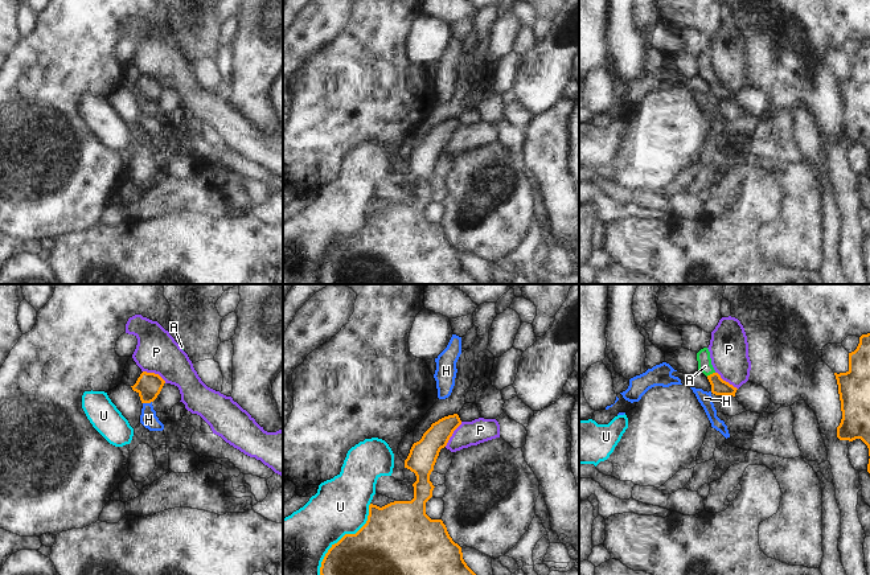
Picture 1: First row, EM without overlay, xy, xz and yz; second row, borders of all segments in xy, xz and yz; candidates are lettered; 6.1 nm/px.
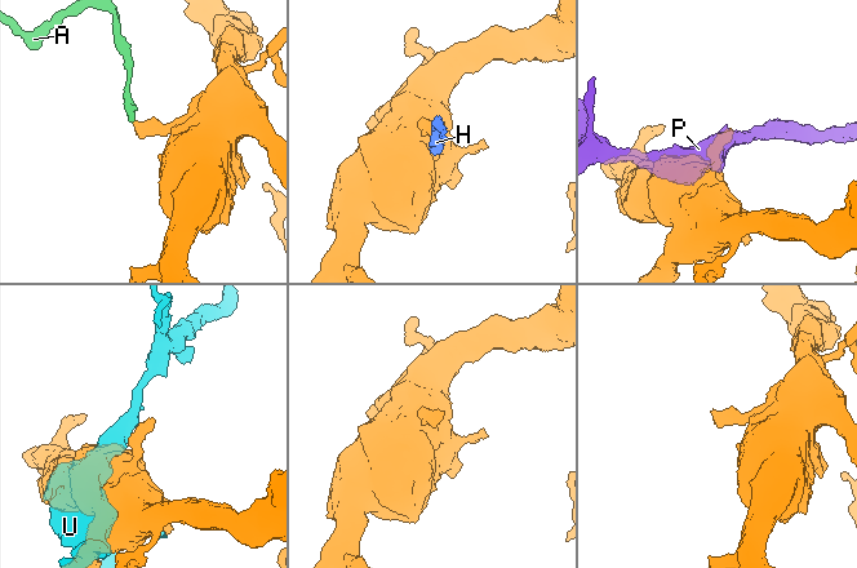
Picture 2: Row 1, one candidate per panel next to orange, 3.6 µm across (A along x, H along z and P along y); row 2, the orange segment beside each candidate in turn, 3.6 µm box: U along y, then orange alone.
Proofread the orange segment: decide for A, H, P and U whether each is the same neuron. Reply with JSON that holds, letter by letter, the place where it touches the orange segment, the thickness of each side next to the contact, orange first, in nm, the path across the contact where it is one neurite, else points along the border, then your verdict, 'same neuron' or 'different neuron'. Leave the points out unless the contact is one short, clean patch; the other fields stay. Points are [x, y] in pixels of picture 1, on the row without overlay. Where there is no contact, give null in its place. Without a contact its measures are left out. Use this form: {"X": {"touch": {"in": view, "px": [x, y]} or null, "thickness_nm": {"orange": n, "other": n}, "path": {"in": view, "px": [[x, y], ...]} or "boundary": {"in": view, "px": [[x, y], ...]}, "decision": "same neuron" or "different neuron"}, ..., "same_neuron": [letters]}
{"A": {"touch": {"in": "yz", "px": [710, 78]}, "thickness_nm": {"orange": 100, "other": 90}, "path": {"in": "yz", "px": [[718, 90], [710, 78], [705, 70]]}, "decision": "same neuron"}, "H": {"touch": {"in": "xy", "px": [147, 106]}, "thickness_nm": {"orange": 160, "other": 100}, "boundary": {"in": "xy", "px": [[151, 105], [143, 107]]}, "decision": "different neuron"}, "P": {"touch": {"in": "xz", "px": [452, 136]}, "thickness_nm": {"orange": 170, "other": 150}, "boundary": {"in": "xz", "px": [[462, 126], [444, 150]]}, "decision": "different neuron"}, "U": {"touch": {"in": "xz", "px": [343, 241]}, "thickness_nm": {"orange": 480, "other": 340}, "decision": "different neuron"}, "same_neuron": ["A"]}

